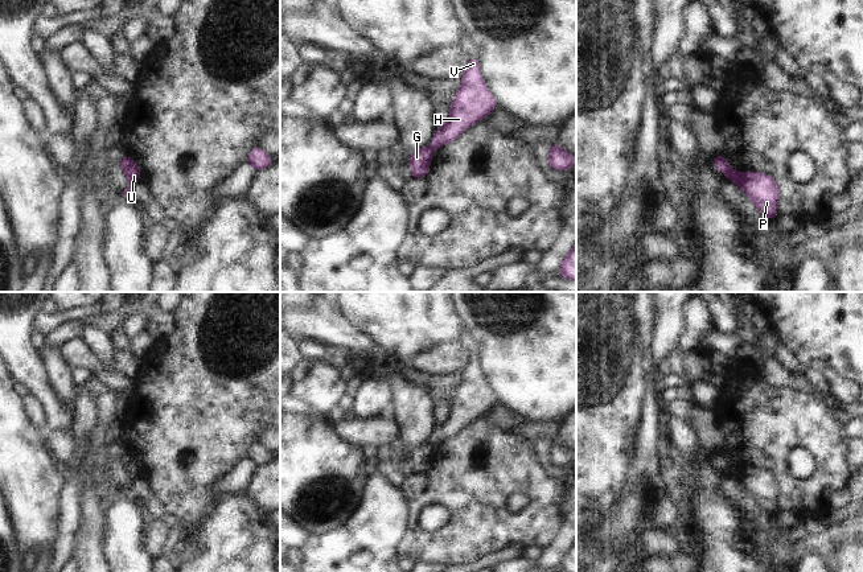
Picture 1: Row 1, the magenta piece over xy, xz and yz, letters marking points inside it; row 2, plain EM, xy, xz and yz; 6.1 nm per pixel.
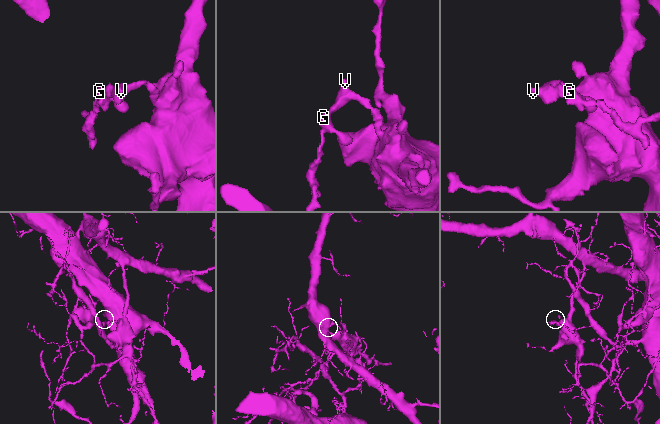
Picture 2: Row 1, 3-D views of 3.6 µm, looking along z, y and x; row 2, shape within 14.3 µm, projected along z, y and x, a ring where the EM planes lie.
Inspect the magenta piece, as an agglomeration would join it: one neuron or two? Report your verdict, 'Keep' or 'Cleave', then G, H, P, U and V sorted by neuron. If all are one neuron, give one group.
Cleave. Groups: G P U / H V

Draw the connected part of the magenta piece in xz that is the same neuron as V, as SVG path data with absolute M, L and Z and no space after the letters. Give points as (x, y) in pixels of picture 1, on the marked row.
M470 57L468 69L461 78L461 87L451 106L449 119L432 137L432 149L449 144L467 128L497 108L497 99L489 92L480 74L477 57Z

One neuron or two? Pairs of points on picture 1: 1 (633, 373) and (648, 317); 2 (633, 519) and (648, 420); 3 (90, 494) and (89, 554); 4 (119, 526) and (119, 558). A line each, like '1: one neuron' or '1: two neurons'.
1: two neurons
2: one neuron
3: one neuron
4: one neuron

